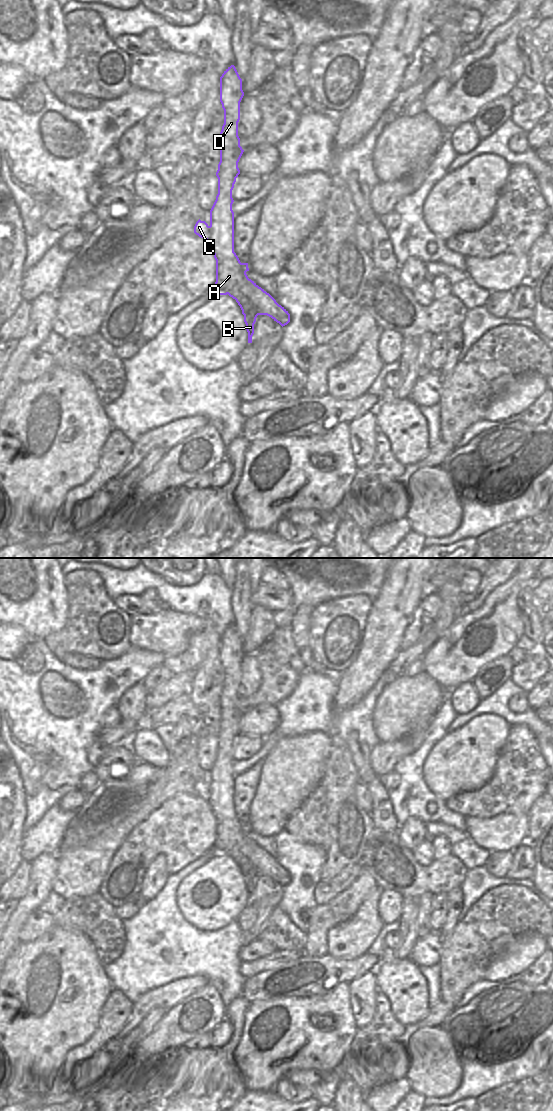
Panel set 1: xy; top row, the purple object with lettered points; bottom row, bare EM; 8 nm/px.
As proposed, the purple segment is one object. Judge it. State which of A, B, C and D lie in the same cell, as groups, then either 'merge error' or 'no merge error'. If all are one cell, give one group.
A D / B C | merge error

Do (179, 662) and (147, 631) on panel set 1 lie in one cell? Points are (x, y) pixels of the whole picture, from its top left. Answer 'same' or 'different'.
different

